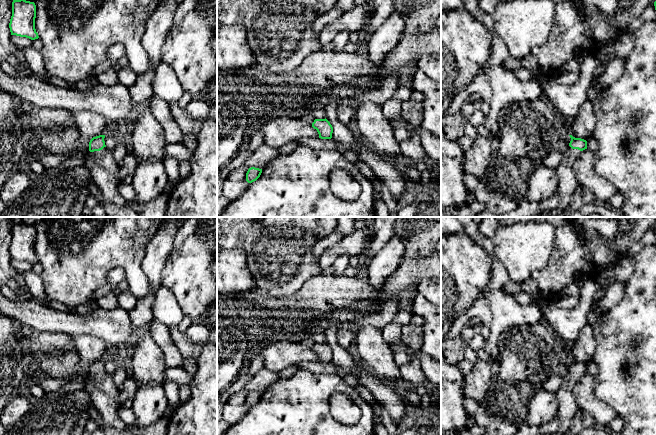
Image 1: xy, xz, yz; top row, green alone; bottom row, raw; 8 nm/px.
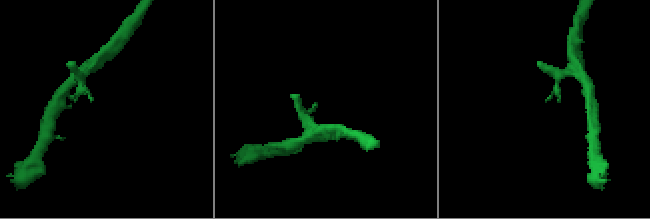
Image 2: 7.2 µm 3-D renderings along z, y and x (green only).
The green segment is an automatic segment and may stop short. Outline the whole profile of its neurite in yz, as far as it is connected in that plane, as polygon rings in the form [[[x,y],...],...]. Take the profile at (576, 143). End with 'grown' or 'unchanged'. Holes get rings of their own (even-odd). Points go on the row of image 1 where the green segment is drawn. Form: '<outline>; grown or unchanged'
[[[569,135],[571,141],[569,147],[563,152],[561,162],[556,168],[559,186],[555,194],[560,198],[558,209],[563,210],[570,206],[571,198],[577,188],[577,180],[574,165],[580,153],[587,149],[587,141]]]; grown

